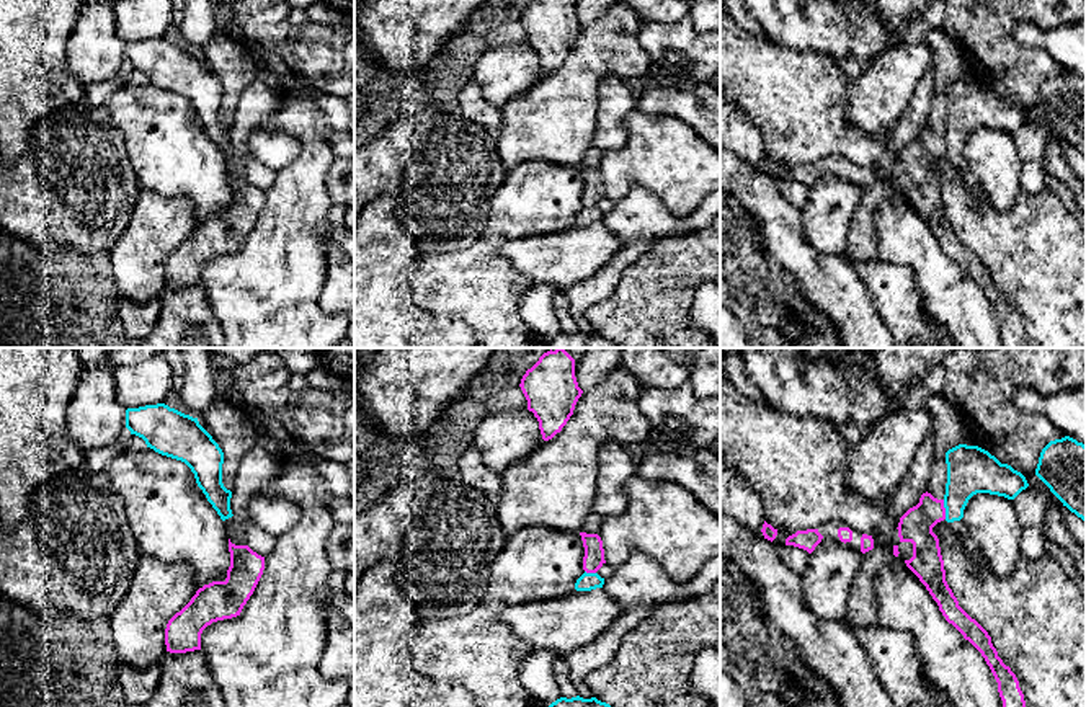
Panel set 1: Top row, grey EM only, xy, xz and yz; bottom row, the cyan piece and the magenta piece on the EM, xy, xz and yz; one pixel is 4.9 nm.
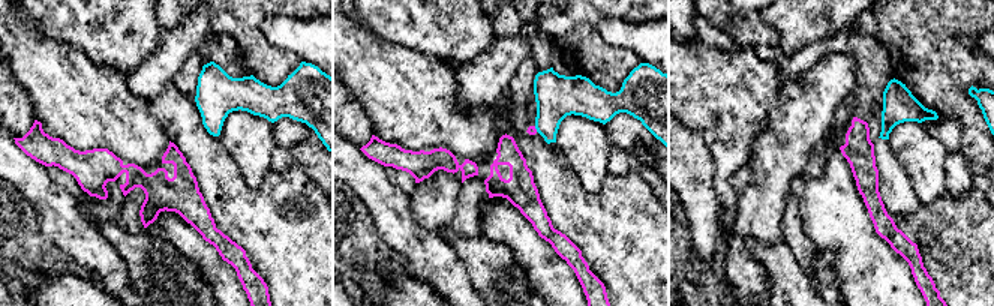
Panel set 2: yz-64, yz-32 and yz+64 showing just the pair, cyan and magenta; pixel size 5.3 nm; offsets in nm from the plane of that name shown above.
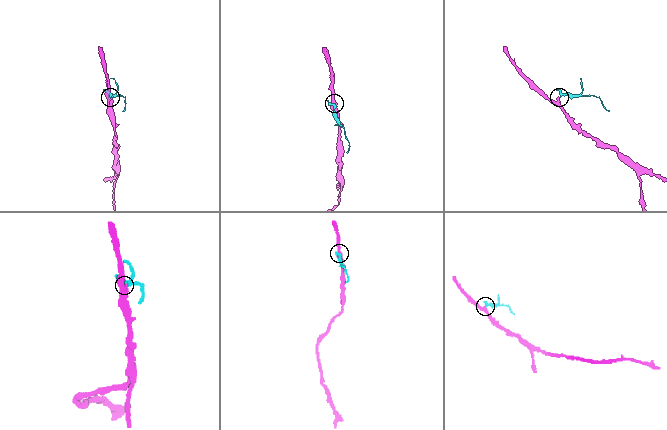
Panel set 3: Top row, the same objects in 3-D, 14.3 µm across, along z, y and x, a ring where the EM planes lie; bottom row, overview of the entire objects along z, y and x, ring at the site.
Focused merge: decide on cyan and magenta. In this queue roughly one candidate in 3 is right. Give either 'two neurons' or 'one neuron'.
two neurons

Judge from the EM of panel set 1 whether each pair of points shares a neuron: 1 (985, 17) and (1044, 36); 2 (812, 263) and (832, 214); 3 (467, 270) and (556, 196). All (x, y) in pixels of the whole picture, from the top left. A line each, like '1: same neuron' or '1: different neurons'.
1: different neurons
2: different neurons
3: same neuron

